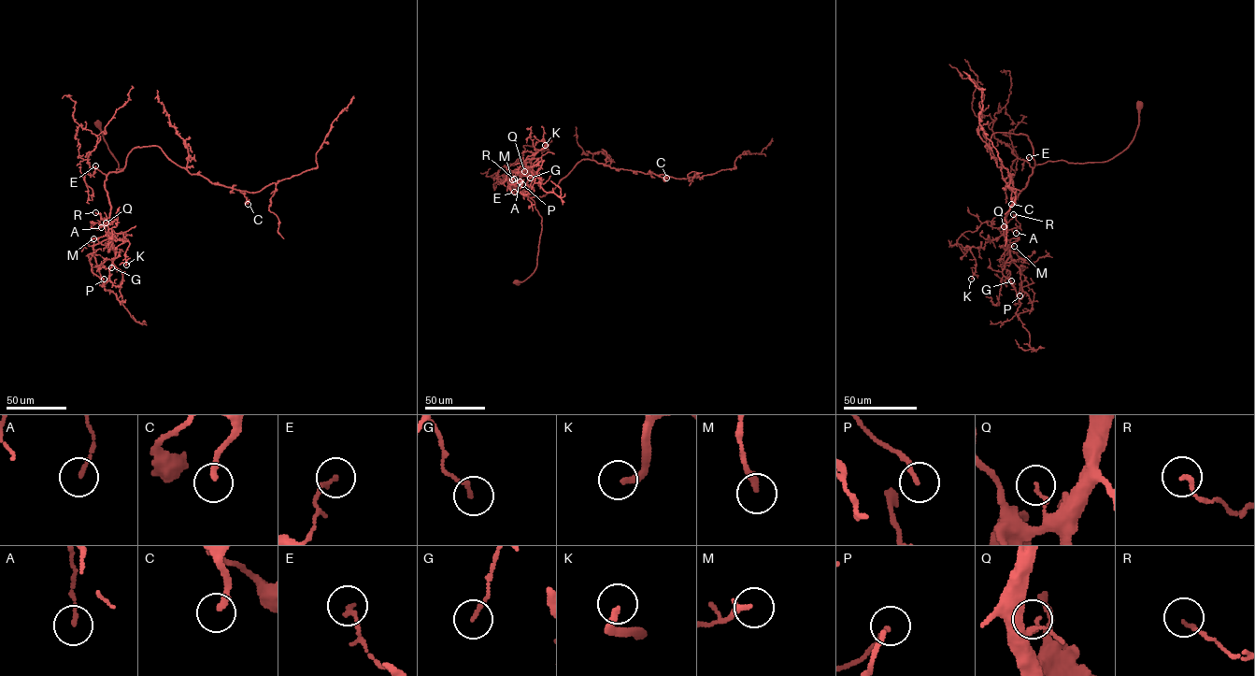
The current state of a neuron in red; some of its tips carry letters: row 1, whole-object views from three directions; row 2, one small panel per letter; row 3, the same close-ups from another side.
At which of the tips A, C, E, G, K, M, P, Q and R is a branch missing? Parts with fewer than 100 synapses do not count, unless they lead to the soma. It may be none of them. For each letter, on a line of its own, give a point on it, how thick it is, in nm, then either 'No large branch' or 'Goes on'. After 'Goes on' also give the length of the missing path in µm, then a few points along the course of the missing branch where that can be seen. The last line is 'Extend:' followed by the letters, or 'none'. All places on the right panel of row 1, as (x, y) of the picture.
A: Place: (1016, 233). Thickness 140 nm. No large branch
C: Place: (1011, 204). Thickness 200 nm. Goes on. Missing length about 70 µm. Course of what is missing: (1011, 204), (1018, 267), (1032, 284)
E: Place: (1029, 157). Thickness 160 nm. No large branch
G: Place: (1011, 280). Thickness 130 nm. No large branch
K: Place: (971, 279). Thickness 220 nm. No large branch
M: Place: (1014, 246). Thickness 240 nm. No large branch
P: Place: (1019, 295). Thickness 150 nm. No large branch
Q: Place: (1004, 226). Thickness 110 nm. No large branch
R: Place: (1013, 214). Thickness 130 nm. No large branch
Extend: C

